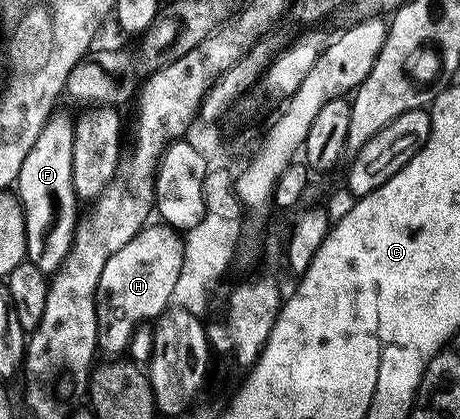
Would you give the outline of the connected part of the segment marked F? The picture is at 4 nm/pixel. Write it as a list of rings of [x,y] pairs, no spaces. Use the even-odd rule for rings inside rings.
[[[62,109],[53,112],[35,140],[16,180],[16,193],[24,207],[27,260],[46,274],[55,273],[72,246],[80,215],[79,198],[73,187],[73,141],[75,120]]]

